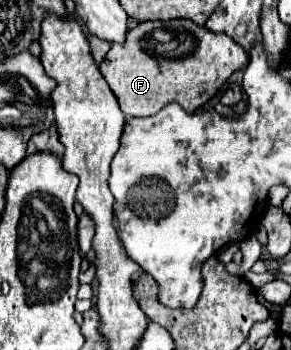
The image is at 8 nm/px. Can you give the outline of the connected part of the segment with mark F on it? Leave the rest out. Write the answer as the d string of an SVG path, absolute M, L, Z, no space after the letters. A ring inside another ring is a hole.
M169 19L143 21L129 29L125 43L113 43L99 67L127 117L151 117L171 101L179 103L187 113L193 113L219 91L231 73L247 63L247 53L231 37L213 33L193 21ZM157 31L159 37L171 37L171 57L153 57L145 51L143 43Z

